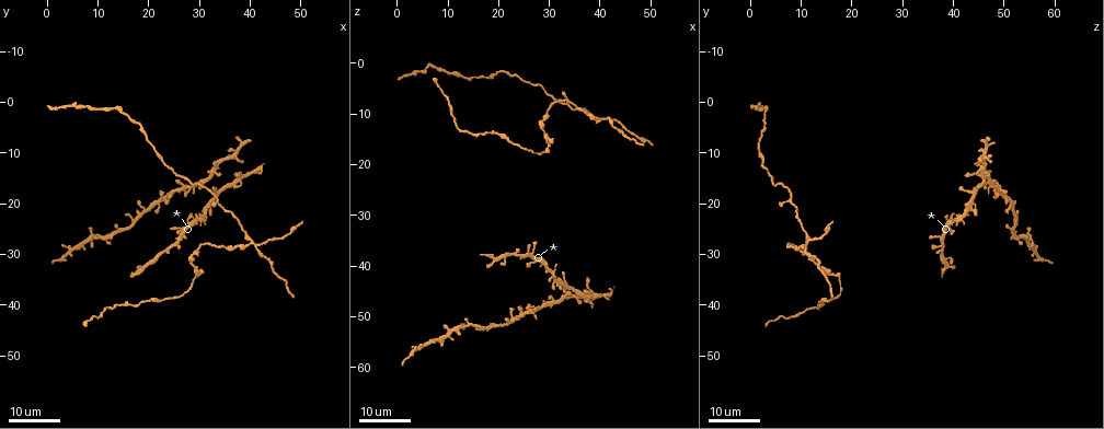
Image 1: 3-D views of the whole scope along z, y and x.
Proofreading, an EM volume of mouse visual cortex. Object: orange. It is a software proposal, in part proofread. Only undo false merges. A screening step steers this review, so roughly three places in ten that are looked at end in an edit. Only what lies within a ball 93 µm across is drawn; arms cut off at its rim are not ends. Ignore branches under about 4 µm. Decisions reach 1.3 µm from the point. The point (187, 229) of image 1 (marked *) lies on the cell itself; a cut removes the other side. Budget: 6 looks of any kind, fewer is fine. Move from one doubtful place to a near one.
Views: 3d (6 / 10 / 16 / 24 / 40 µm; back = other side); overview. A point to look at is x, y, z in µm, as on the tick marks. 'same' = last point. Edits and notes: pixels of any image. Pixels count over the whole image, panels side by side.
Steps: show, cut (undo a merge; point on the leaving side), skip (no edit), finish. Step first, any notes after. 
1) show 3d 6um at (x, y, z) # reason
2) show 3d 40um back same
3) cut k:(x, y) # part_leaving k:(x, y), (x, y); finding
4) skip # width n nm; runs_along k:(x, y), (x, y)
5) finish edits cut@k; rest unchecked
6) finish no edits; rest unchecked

show 3d 16um at (27.0, 26.5, 37.5)

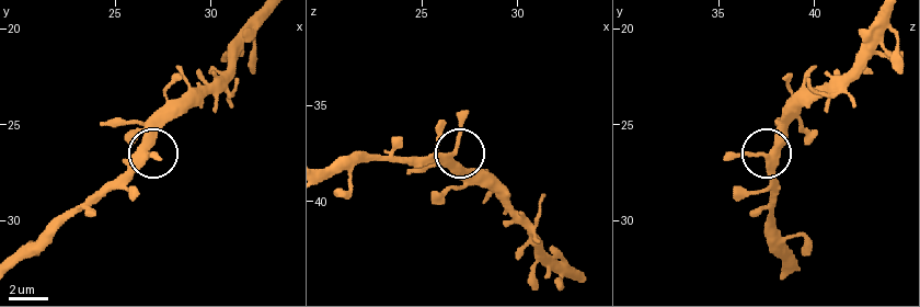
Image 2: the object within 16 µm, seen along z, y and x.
show 3d 6um at (26.7, 26.7, 37.2)

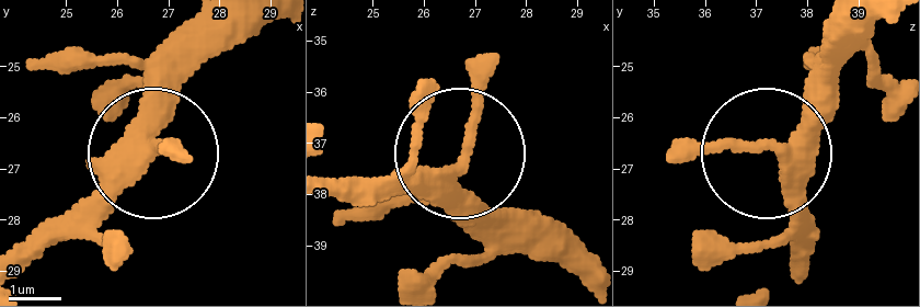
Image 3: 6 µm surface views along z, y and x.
skip # one cell here

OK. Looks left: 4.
show 3d 24um at (40.0, 27.0, 11.0) # two arms in line, one across

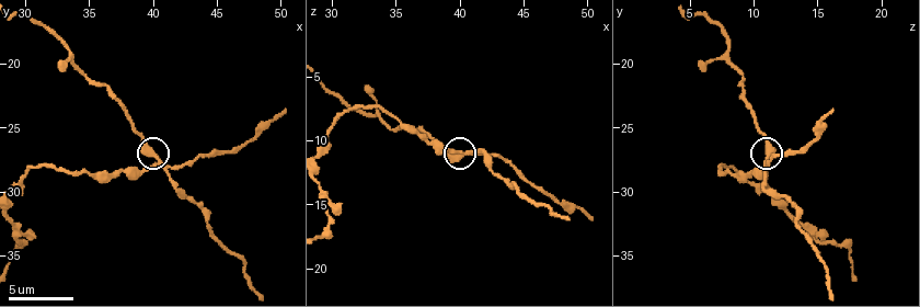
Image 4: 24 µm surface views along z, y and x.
show 3d 10um at (40.0, 27.4, 11.2) # zoom in

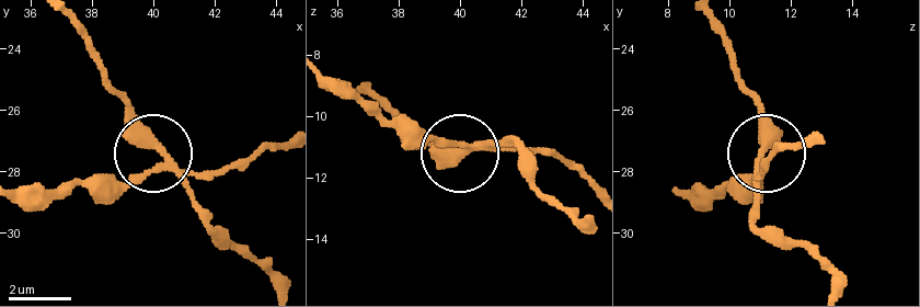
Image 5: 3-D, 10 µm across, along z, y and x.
cut 5:(129, 182) # arms 3; part_leaving 5:(168, 165), (115, 180), (21, 189); two cells meet here

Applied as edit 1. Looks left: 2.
finish edits cut@5; rest unchecked

